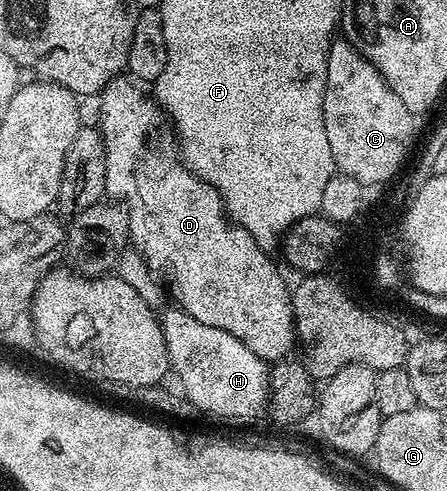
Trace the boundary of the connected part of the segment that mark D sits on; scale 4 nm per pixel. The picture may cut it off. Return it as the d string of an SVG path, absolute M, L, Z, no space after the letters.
M118 77L112 79L99 95L99 126L105 139L107 157L105 190L109 193L114 191L125 198L131 243L138 247L134 248L149 270L167 284L168 294L170 291L177 298L174 299L176 306L195 317L195 321L203 321L203 325L211 325L231 333L231 337L239 337L239 341L243 341L243 345L247 345L247 349L251 349L251 353L260 359L284 360L288 356L285 354L295 347L299 339L297 326L293 323L290 284L285 284L280 269L265 256L268 255L266 248L257 243L255 237L251 237L246 227L237 226L229 218L220 193L188 167L175 161L175 139L162 108L152 94L144 95L140 86L137 88L132 85L137 86L128 78Z

